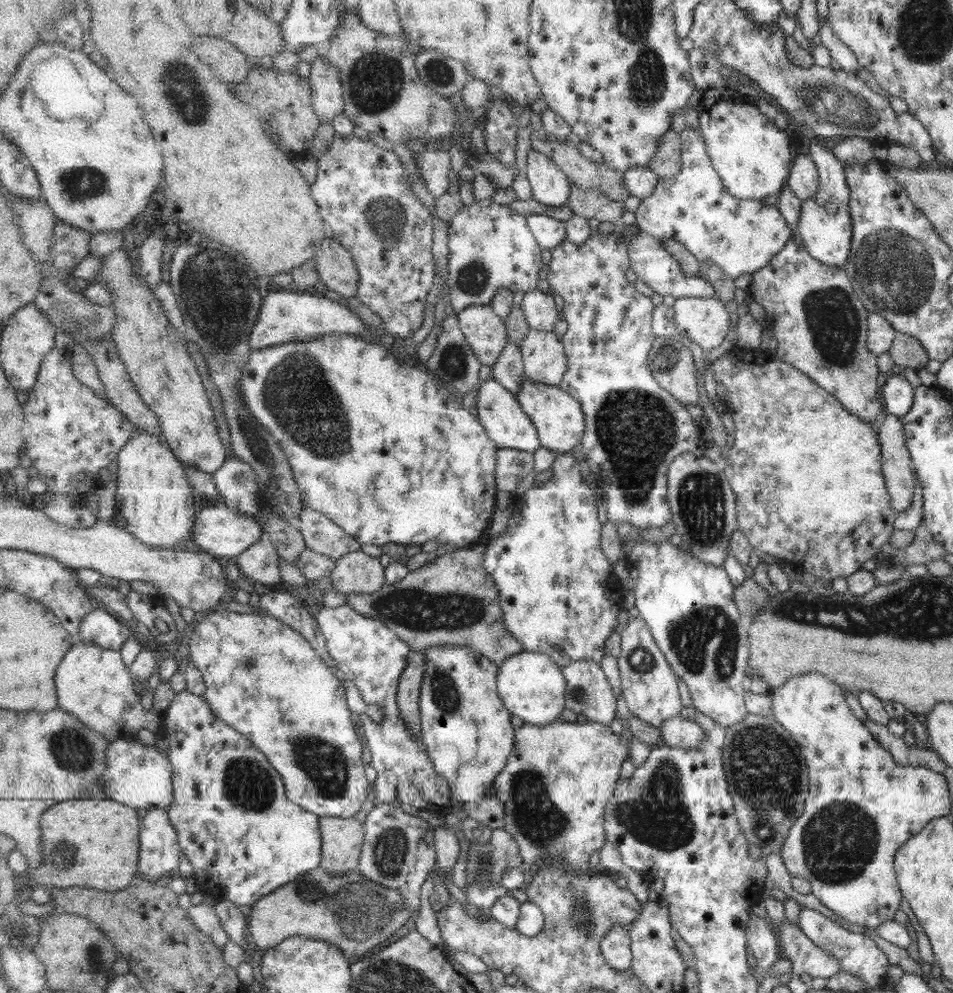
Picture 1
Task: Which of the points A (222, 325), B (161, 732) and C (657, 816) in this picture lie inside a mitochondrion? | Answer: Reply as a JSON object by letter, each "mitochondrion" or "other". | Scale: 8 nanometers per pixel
{"A":"mitochondrion","B":"other","C":"mitochondrion"}

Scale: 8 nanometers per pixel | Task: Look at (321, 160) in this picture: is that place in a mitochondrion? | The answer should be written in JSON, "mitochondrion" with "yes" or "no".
{"mitochondrion":"no"}

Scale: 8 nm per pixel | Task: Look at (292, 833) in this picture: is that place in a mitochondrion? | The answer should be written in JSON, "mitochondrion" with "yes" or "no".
{"mitochondrion":"no"}

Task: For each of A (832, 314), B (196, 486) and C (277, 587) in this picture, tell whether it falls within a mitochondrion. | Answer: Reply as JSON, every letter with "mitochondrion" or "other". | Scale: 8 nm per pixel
{"A":"mitochondrion","B":"other","C":"other"}

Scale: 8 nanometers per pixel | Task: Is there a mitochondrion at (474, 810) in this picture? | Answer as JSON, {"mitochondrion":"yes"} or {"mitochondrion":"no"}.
{"mitochondrion":"no"}

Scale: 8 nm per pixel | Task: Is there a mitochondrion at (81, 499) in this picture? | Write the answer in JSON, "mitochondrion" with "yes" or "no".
{"mitochondrion":"no"}

